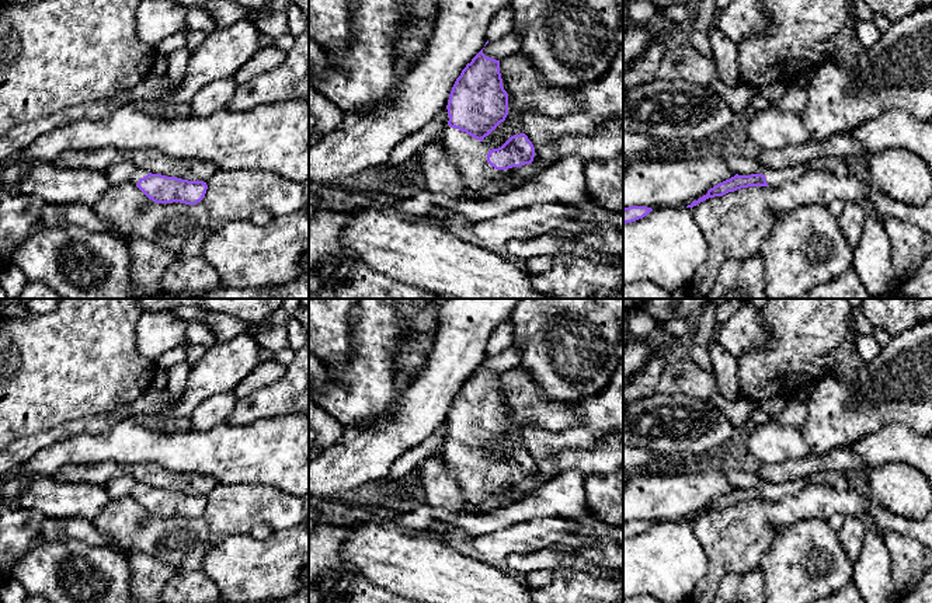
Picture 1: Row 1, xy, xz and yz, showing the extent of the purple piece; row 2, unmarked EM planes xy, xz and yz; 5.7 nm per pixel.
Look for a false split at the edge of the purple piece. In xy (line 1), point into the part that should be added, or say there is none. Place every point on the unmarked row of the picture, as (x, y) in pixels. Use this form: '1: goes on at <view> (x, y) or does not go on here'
1: goes on at xy (139, 487)

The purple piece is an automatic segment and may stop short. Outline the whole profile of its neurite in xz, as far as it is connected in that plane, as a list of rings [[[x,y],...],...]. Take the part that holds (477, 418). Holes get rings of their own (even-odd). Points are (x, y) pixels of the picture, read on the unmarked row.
[[[483,363],[456,393],[446,424],[449,435],[442,453],[466,502],[481,503],[504,484],[533,475],[535,461],[525,447],[493,464],[483,457],[508,429],[500,374],[487,372]]]

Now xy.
[[[136,482],[129,495],[156,517],[180,516],[197,519],[204,513],[208,503],[204,495],[188,495],[177,491],[152,488],[142,482]]]

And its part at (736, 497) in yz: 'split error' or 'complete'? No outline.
split error

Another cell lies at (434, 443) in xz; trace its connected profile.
[[[442,424],[431,436],[428,436],[421,445],[408,450],[401,457],[399,457],[385,480],[373,482],[365,489],[368,494],[387,492],[390,487],[403,480],[408,473],[415,470],[421,461],[435,453],[442,452],[444,443],[449,435],[448,424]]]

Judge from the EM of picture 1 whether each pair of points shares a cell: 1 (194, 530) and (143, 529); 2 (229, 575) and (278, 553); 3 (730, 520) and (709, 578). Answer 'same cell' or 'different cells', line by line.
1: same cell
2: same cell
3: same cell

